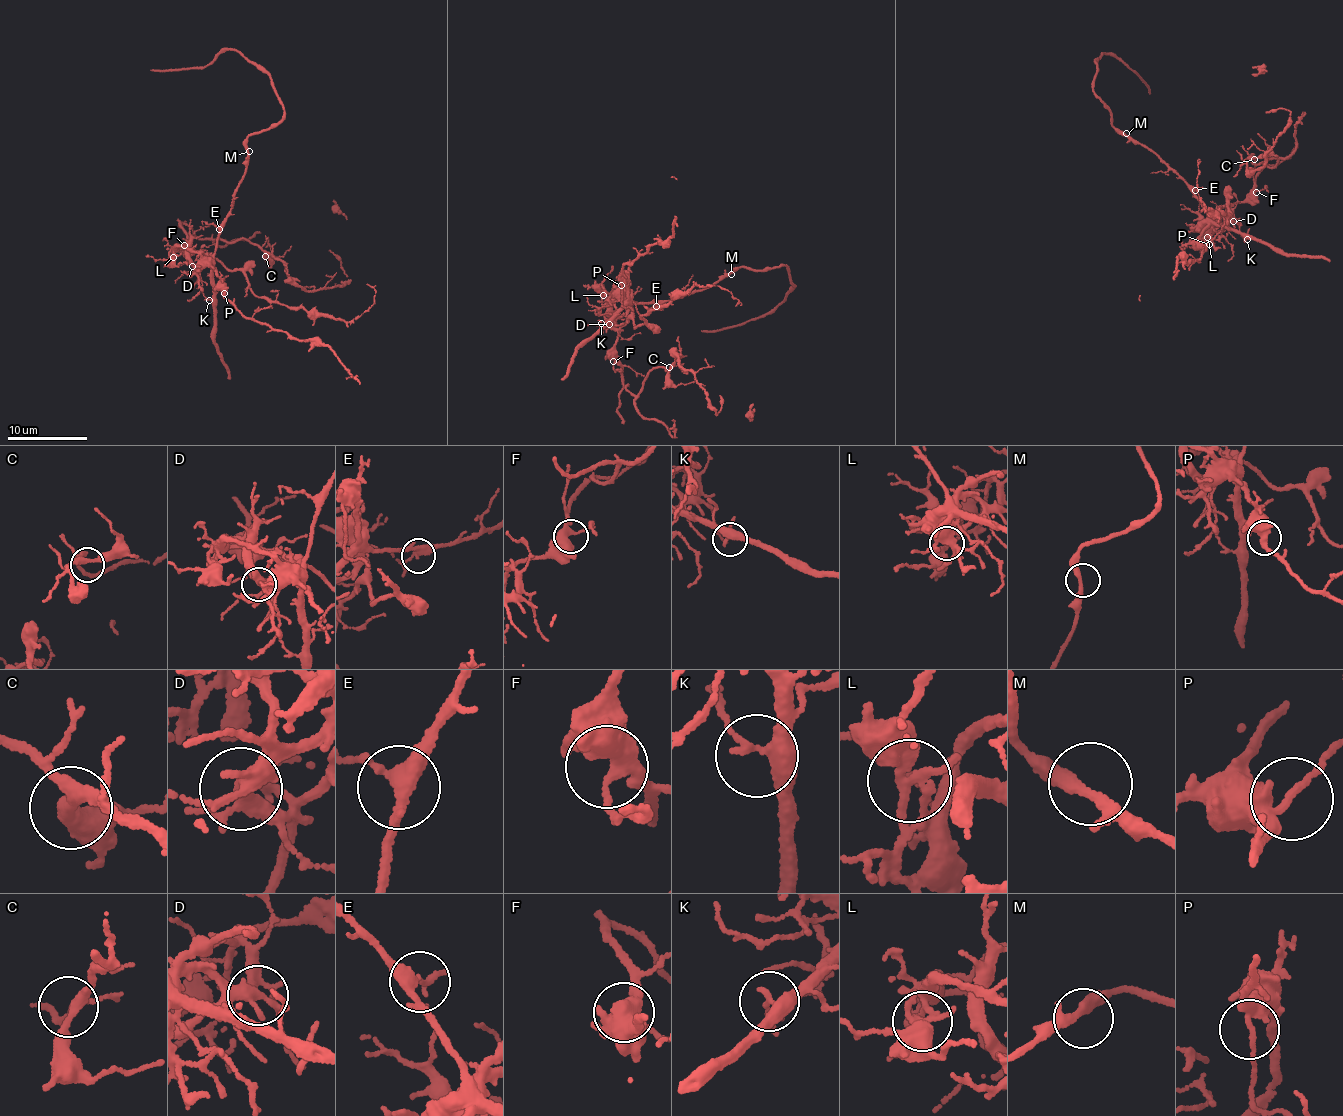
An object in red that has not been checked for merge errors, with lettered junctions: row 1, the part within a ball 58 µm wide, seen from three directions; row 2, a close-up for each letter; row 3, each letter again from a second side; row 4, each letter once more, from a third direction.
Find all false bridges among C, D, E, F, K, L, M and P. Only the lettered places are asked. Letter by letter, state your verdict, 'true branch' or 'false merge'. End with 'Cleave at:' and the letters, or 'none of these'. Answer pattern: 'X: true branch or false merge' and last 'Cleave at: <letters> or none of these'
C: true branch
D: true branch
E: true branch
F: true branch
K: true branch
L: false merge
M: true branch
P: true branch
Cleave at: L

